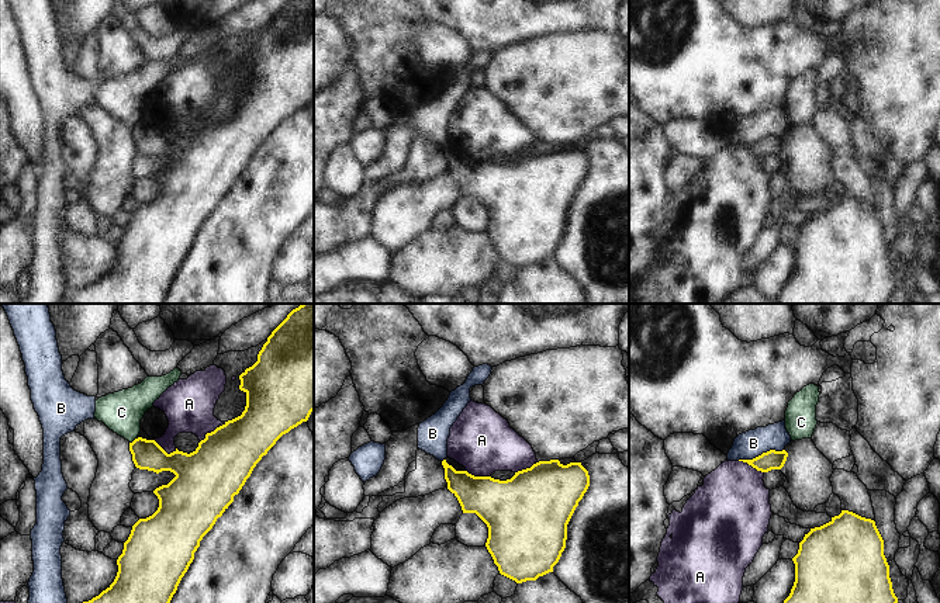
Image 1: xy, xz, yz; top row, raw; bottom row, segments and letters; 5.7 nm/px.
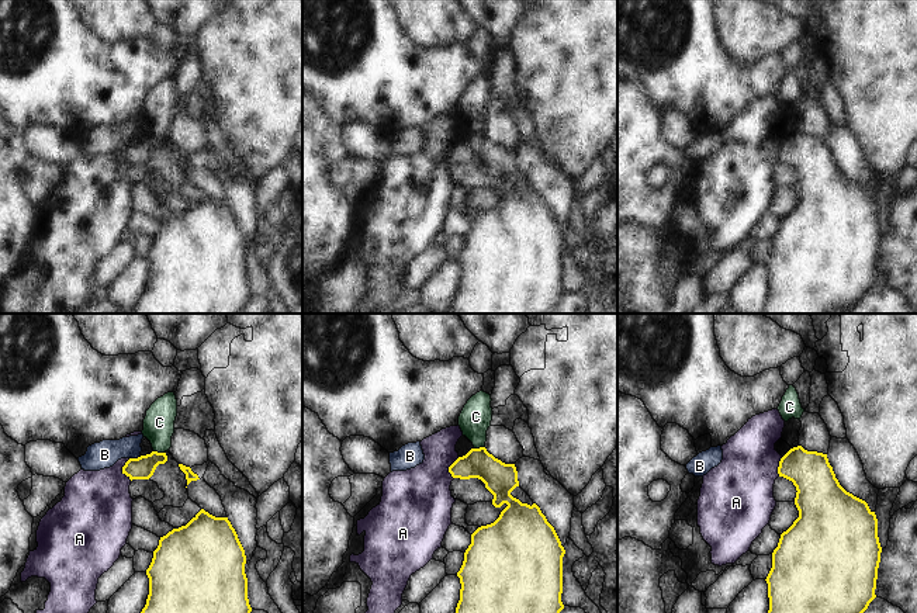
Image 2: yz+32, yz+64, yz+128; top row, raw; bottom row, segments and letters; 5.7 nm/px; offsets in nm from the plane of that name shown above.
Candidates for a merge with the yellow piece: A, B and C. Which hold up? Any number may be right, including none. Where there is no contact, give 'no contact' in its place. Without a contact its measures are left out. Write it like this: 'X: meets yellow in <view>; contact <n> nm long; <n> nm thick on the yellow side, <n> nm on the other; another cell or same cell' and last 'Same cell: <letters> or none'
A: meets yellow in yz; contact 160 nm long; 110 nm thick on the yellow side, 420 nm on the other; another cell
B: meets yellow in yz; contact 280 nm long; 110 nm thick on the yellow side, 160 nm on the other; another cell
C: meets yellow in xy; contact 70 nm long; 180 nm thick on the yellow side, 240 nm on the other; another cell
Same cell: none

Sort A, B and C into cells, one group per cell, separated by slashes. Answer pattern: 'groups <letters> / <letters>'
groups A / B / C

